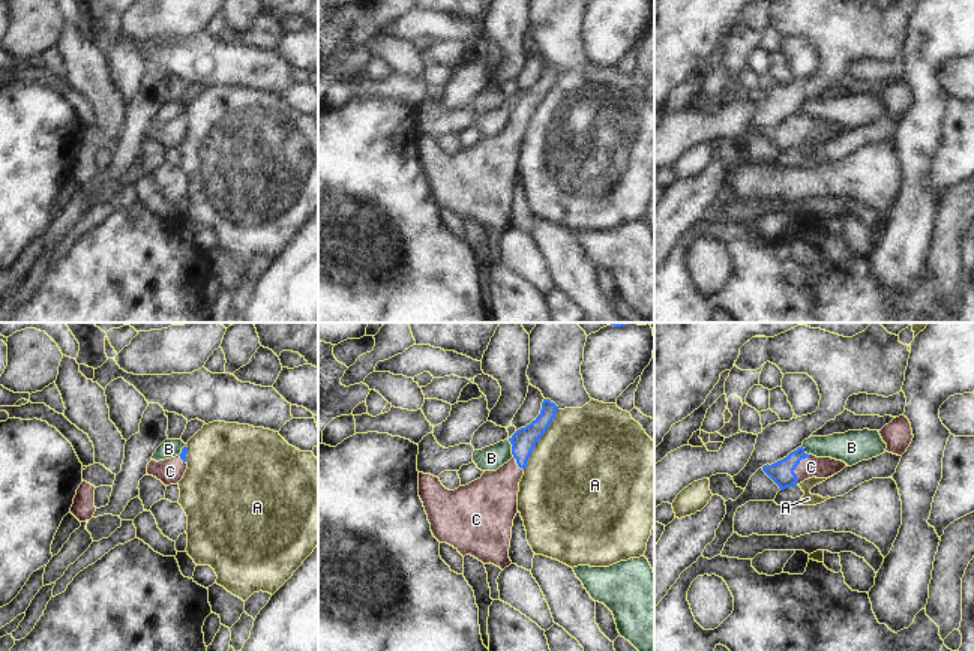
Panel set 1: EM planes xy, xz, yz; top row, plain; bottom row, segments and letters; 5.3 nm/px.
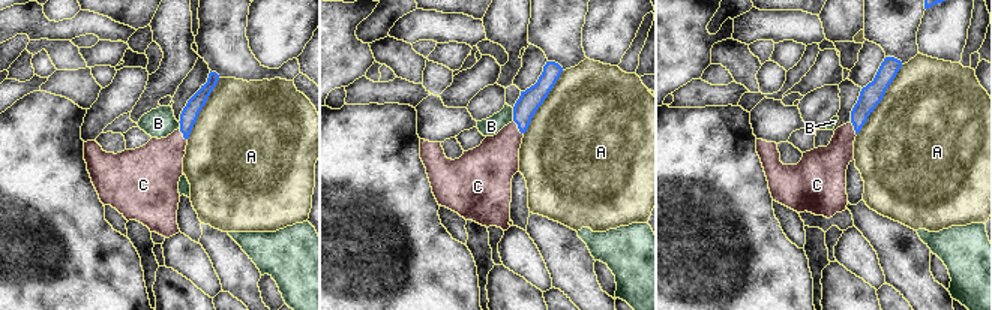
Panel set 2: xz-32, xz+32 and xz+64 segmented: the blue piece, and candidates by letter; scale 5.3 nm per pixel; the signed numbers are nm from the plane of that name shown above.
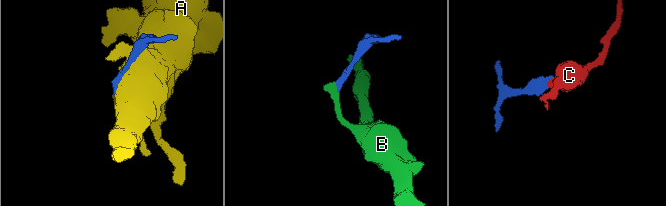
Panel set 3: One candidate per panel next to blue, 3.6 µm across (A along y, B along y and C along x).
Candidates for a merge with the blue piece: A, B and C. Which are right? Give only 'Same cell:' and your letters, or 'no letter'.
Same cell: C

